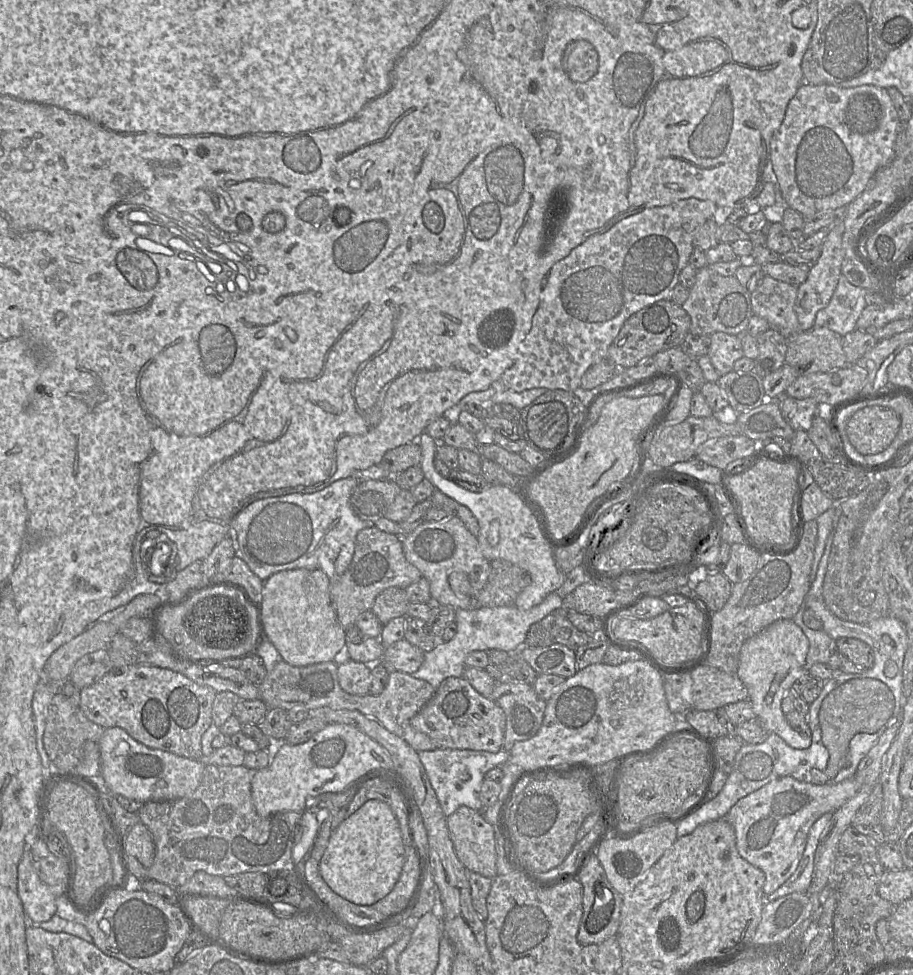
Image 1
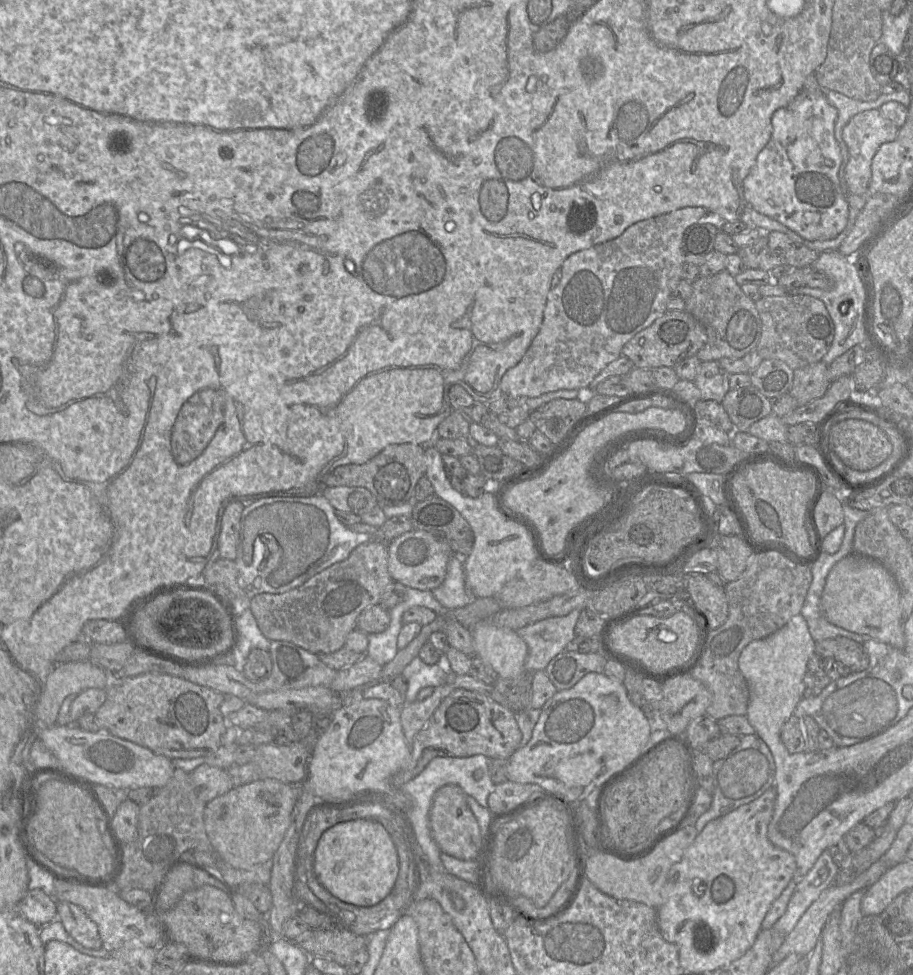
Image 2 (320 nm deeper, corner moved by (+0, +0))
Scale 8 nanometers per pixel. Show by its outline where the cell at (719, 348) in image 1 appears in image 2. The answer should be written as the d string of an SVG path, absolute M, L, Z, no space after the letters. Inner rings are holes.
M718 361L701 362L694 380L700 391L701 400L721 403L729 388L729 374Z

